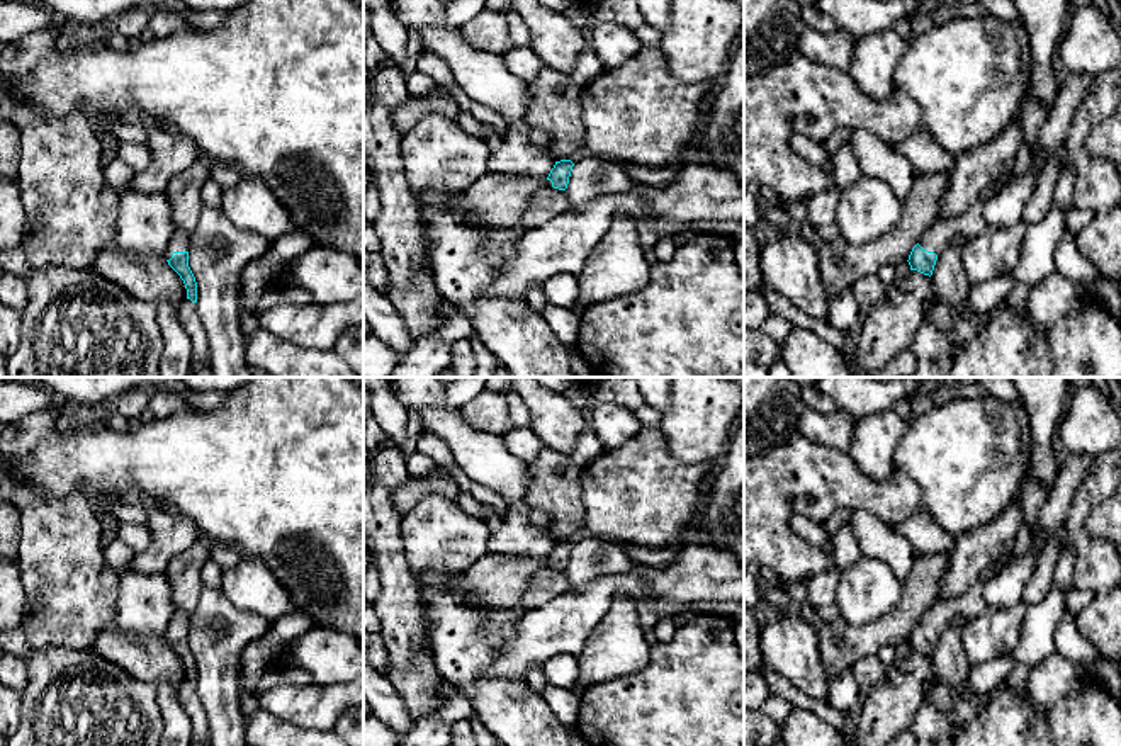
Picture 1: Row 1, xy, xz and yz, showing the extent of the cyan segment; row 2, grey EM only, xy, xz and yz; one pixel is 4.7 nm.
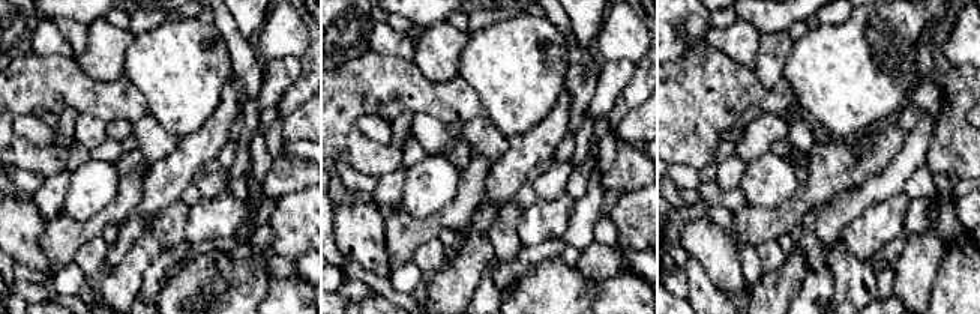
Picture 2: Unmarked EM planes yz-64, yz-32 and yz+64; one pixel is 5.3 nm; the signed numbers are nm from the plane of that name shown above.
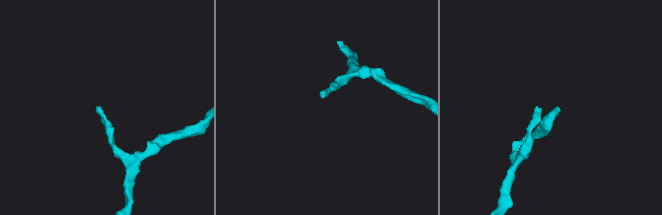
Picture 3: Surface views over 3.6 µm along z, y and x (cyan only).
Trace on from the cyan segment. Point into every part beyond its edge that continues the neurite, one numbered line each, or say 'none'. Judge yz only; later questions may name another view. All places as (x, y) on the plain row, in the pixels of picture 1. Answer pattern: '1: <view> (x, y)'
1: yz (970, 605)

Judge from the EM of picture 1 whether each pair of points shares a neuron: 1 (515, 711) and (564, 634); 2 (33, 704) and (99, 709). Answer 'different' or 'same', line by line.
1: different
2: same

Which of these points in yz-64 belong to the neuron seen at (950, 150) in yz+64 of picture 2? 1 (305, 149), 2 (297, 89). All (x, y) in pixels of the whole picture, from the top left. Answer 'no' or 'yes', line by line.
1: no
2: yes

